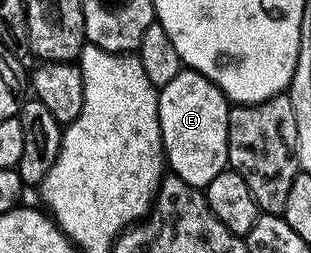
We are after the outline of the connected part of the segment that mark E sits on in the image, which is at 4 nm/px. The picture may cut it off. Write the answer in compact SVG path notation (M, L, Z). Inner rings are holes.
M187 67L181 68L170 83L159 86L158 92L158 123L167 168L190 187L207 190L211 181L228 168L230 102L206 75Z

